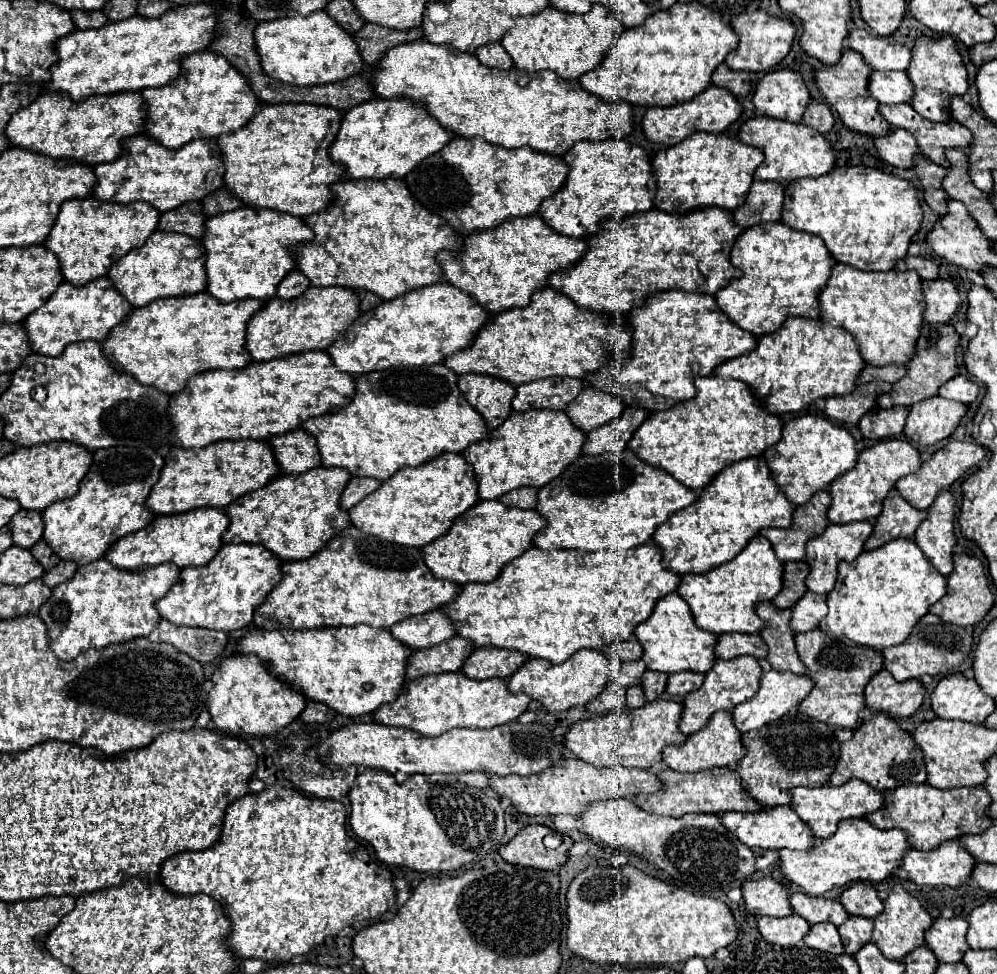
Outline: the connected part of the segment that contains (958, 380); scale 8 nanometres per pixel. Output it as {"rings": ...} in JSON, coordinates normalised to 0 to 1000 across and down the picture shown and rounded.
{"rings":[[[965,385],[953,389],[951,393],[947,393],[947,395],[943,397],[943,406],[945,406],[947,410],[963,412],[963,414],[969,414],[969,416],[975,414],[975,412],[979,412],[981,403],[983,403],[981,393],[969,389],[969,387],[965,387]]]}

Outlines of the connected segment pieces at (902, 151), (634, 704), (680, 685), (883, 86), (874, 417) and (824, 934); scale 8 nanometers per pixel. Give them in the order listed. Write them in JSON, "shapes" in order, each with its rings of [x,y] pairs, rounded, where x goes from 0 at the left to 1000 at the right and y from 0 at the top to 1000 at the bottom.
{"shapes":[[[[897,132],[893,139],[879,141],[877,147],[879,147],[881,159],[893,169],[903,174],[915,174],[917,161],[923,159],[919,141],[907,132]]],[[[640,703],[640,705],[632,705],[630,707],[630,720],[628,720],[628,724],[632,726],[632,728],[640,728],[640,726],[644,726],[648,722],[648,716],[646,716],[646,709],[644,709],[644,705]]],[[[684,689],[684,691],[674,691],[670,695],[670,705],[668,709],[678,716],[678,718],[686,718],[690,711],[702,707],[706,701],[706,693],[704,691],[692,691],[692,689]]],[[[877,73],[871,91],[879,104],[889,108],[913,106],[917,100],[917,87],[907,73]]],[[[877,418],[863,430],[863,443],[871,451],[887,451],[887,449],[901,449],[907,443],[911,418],[895,418],[885,420]]],[[[820,948],[812,952],[812,958],[806,962],[806,968],[814,974],[820,976],[828,976],[828,978],[837,978],[837,980],[845,980],[847,972],[841,960],[841,954],[835,948]]]]}

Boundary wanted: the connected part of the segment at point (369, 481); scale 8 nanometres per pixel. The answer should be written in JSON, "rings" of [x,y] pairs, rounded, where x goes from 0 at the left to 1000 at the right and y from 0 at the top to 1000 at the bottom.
{"rings":[[[353,490],[343,506],[341,512],[341,521],[343,523],[353,523],[357,516],[361,516],[365,510],[369,510],[369,506],[375,506],[381,500],[379,492],[373,490]]]}

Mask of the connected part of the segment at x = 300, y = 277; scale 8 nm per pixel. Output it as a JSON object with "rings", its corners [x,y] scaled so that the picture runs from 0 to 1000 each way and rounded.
{"rings":[[[293,278],[291,282],[287,282],[287,284],[283,286],[283,291],[279,293],[277,303],[279,303],[281,307],[297,307],[297,305],[301,305],[309,295],[311,295],[311,289],[305,284],[305,280],[303,280],[303,278]]]}

